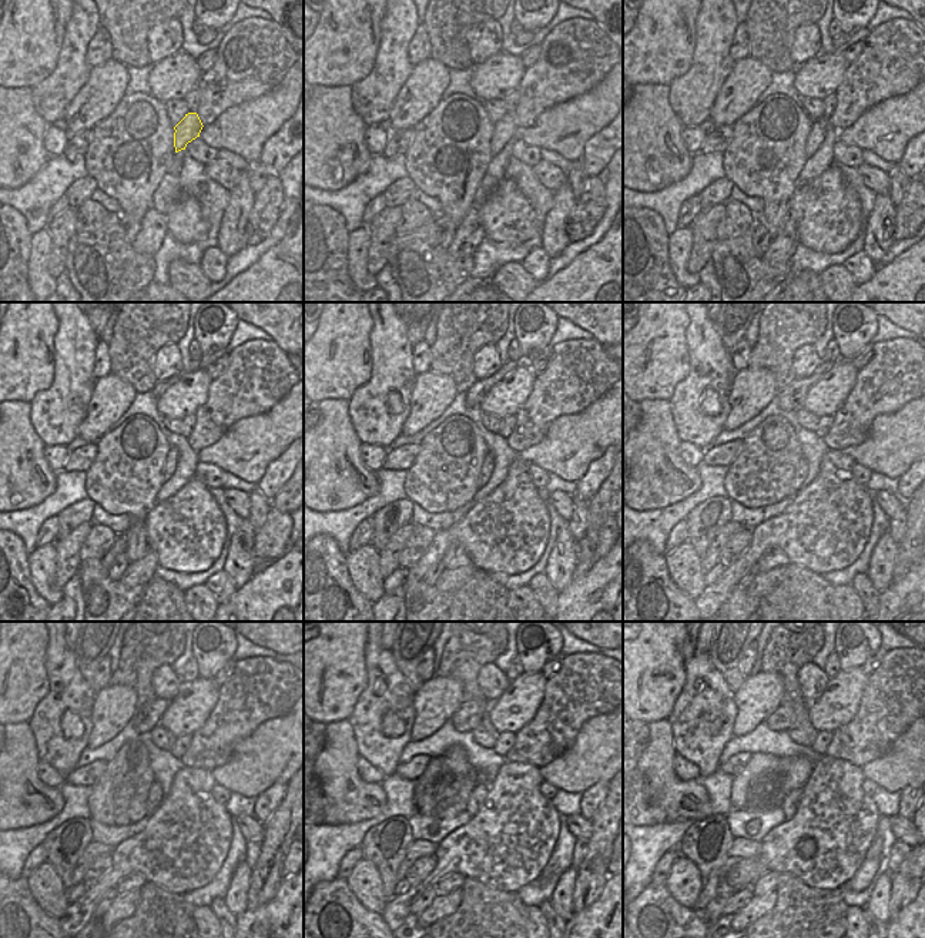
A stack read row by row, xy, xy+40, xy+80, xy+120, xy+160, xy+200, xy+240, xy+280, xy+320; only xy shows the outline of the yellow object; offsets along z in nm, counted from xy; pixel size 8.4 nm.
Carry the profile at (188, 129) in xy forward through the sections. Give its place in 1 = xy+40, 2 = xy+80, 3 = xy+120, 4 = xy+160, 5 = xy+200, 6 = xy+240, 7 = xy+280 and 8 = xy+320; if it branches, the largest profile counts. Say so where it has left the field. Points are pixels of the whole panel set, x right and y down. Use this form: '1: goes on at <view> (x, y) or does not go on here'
1: goes on at xy+40 (505, 130)
2: goes on at xy+80 (817, 134)
3: goes on at xy+120 (170, 464)
4: goes on at xy+160 (488, 465)
5: goes on at xy+200 (801, 471)
6: goes on at xy+240 (156, 796)
7: goes on at xy+280 (479, 793)
8: goes on at xy+320 (790, 804)

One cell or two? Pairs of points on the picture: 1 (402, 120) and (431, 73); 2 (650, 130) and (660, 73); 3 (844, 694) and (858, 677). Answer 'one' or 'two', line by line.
1: one
2: two
3: one

